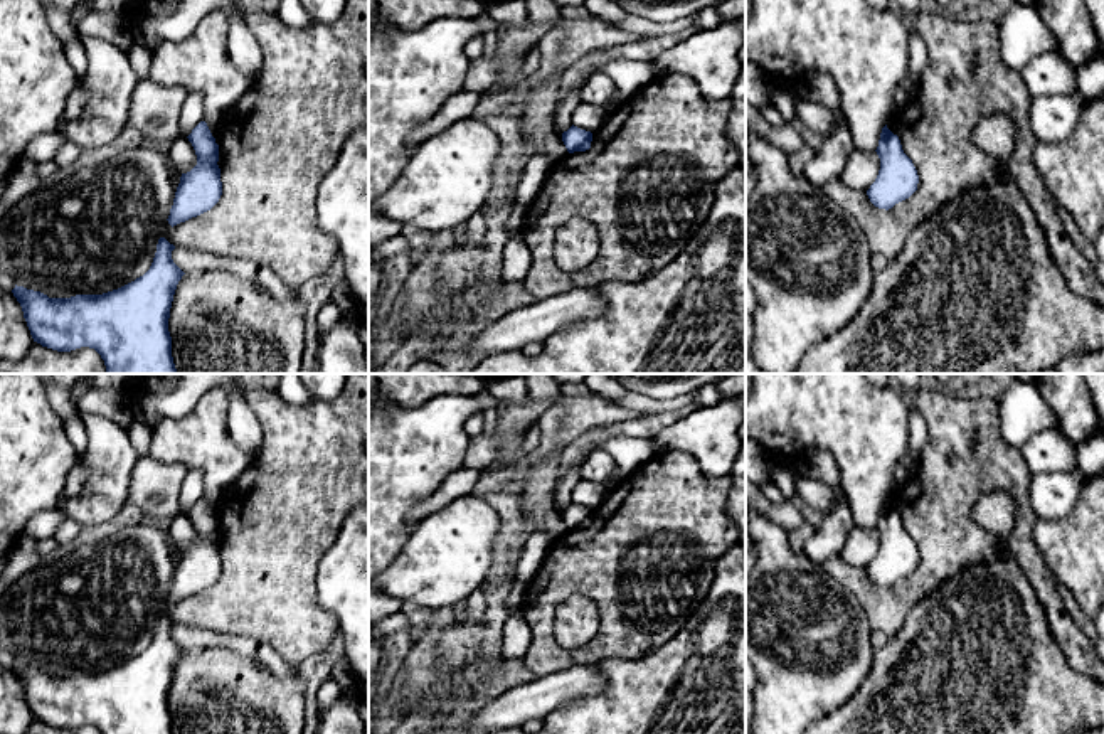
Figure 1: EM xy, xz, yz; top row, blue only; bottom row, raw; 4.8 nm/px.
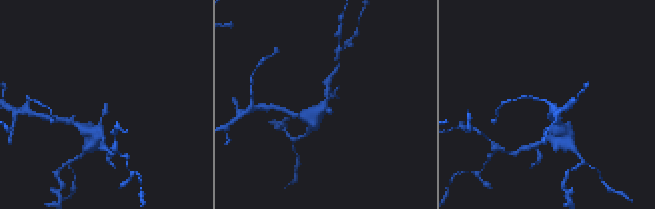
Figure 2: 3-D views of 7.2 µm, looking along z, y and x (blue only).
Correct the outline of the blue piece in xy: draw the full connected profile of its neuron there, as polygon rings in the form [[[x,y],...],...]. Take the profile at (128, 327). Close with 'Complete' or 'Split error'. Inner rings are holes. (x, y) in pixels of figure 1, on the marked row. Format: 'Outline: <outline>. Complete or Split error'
Outline: [[[160,237],[150,269],[103,295],[49,298],[15,285],[12,293],[34,342],[57,352],[94,348],[104,360],[106,374],[178,374],[168,318],[185,273],[173,263],[173,249]]]. Complete

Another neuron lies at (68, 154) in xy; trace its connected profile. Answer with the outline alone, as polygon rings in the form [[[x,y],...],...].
[[[66,141],[56,153],[54,162],[57,163],[59,170],[69,168],[74,165],[77,157],[81,155],[81,148],[71,141]]]

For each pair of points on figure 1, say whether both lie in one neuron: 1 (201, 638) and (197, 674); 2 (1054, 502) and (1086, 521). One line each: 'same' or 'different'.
1: different
2: different

